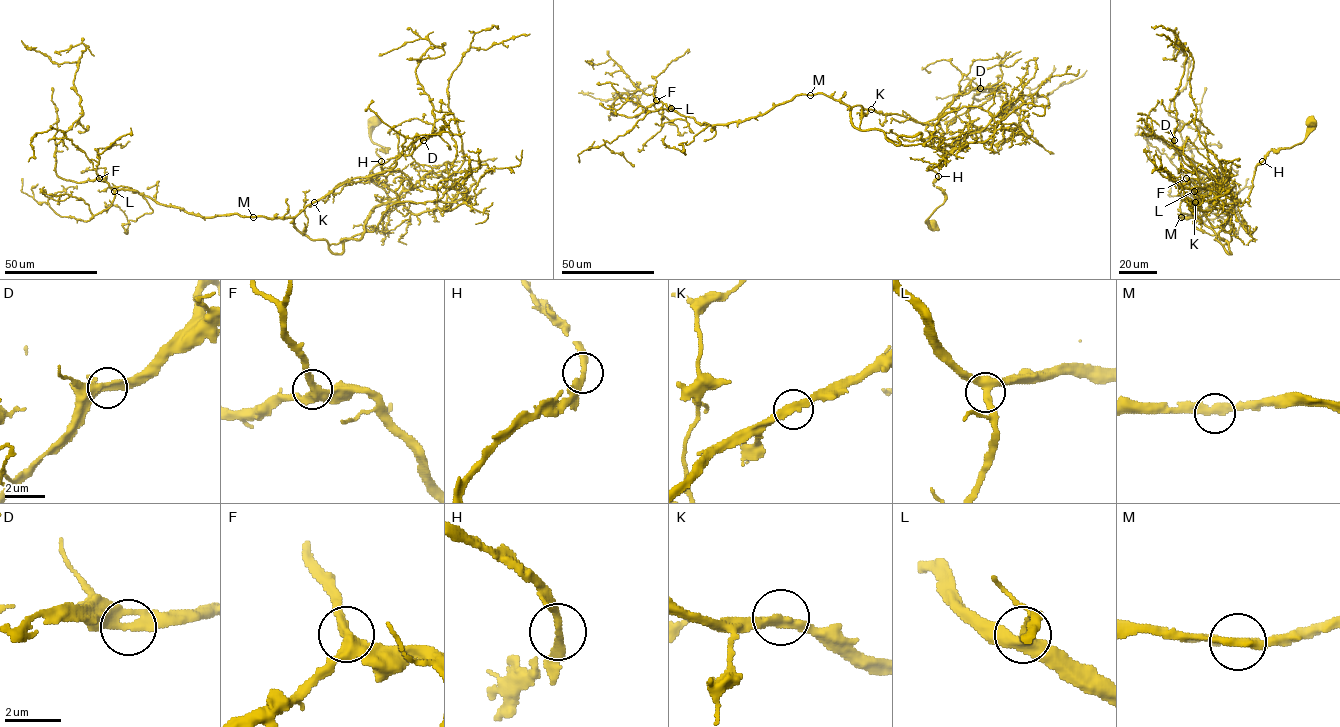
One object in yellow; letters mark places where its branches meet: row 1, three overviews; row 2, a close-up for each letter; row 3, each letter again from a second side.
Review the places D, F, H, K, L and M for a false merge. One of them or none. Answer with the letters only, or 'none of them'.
none of them

